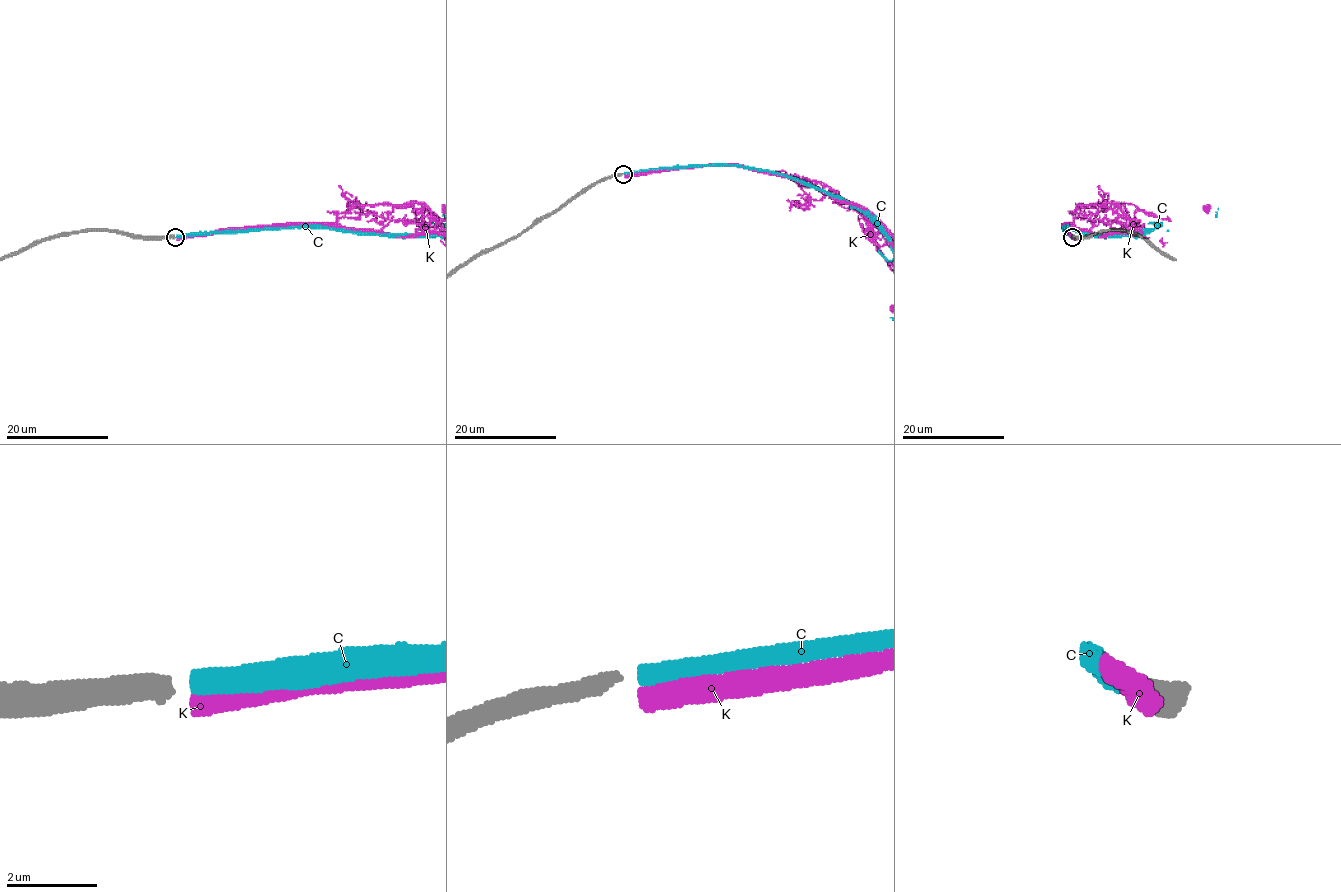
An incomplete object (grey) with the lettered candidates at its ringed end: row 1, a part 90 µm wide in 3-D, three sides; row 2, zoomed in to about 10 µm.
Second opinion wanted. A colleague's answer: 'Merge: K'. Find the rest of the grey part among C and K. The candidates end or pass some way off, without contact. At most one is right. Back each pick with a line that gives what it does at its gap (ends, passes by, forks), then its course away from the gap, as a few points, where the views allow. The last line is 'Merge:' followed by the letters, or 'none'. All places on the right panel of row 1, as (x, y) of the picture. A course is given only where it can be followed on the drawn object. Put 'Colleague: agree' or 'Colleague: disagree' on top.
Colleague: disagree
C: it ends
Merge: C

